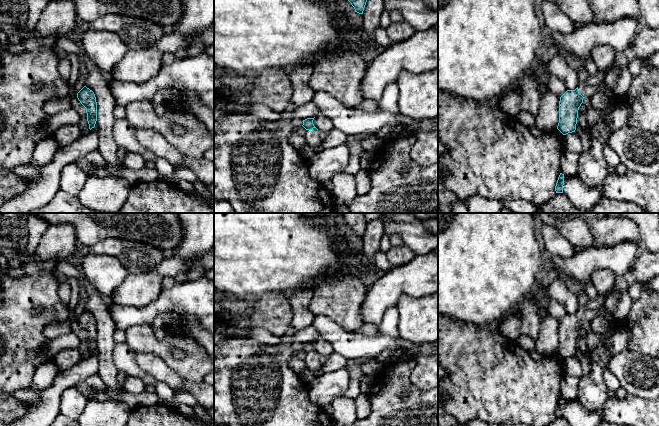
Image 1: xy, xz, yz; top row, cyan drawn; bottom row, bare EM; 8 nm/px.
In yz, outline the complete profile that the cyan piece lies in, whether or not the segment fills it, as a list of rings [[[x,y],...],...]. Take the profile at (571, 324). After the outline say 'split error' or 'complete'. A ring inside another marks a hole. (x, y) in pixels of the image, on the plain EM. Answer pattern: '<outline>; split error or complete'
[[[642,248],[637,260],[633,264],[633,266],[629,269],[629,271],[620,277],[617,277],[615,286],[613,289],[607,294],[598,294],[596,298],[589,299],[588,303],[585,306],[579,308],[579,310],[575,314],[567,314],[561,321],[559,325],[559,347],[557,353],[563,358],[566,359],[568,357],[575,356],[577,342],[578,342],[578,334],[581,328],[583,327],[584,322],[590,323],[591,320],[597,316],[598,311],[601,307],[604,306],[606,298],[616,292],[626,291],[629,287],[635,282],[639,281],[641,283],[645,283],[652,278],[659,275],[659,253],[652,253],[649,250]]]; split error

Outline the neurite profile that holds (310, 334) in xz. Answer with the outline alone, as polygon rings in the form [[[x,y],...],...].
[[[313,325],[308,326],[307,328],[298,331],[293,336],[293,343],[302,343],[314,342],[321,340],[321,334],[315,329]]]

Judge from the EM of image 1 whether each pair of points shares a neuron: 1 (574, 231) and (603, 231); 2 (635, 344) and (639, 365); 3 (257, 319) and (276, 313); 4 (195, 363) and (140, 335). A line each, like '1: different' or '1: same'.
1: different
2: different
3: same
4: same

